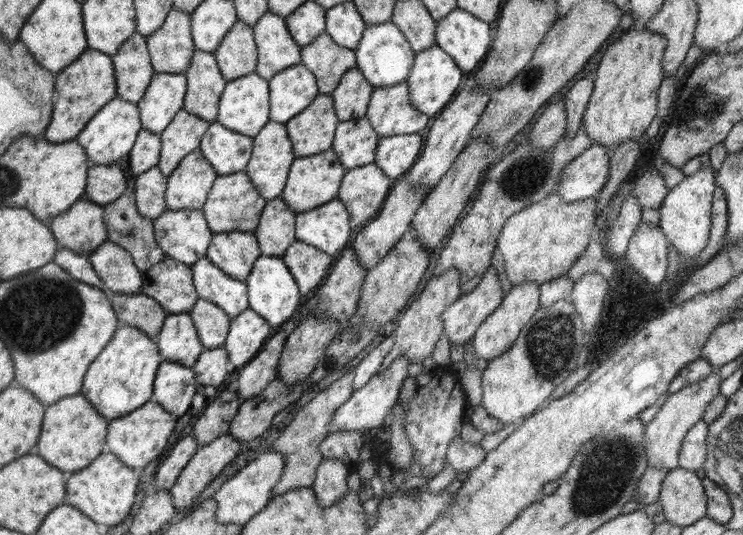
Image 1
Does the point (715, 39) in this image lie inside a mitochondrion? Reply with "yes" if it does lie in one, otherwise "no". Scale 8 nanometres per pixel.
no

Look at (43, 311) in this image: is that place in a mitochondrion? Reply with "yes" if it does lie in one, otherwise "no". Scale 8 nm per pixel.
yes

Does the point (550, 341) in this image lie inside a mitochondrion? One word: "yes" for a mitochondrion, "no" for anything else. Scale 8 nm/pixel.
yes

